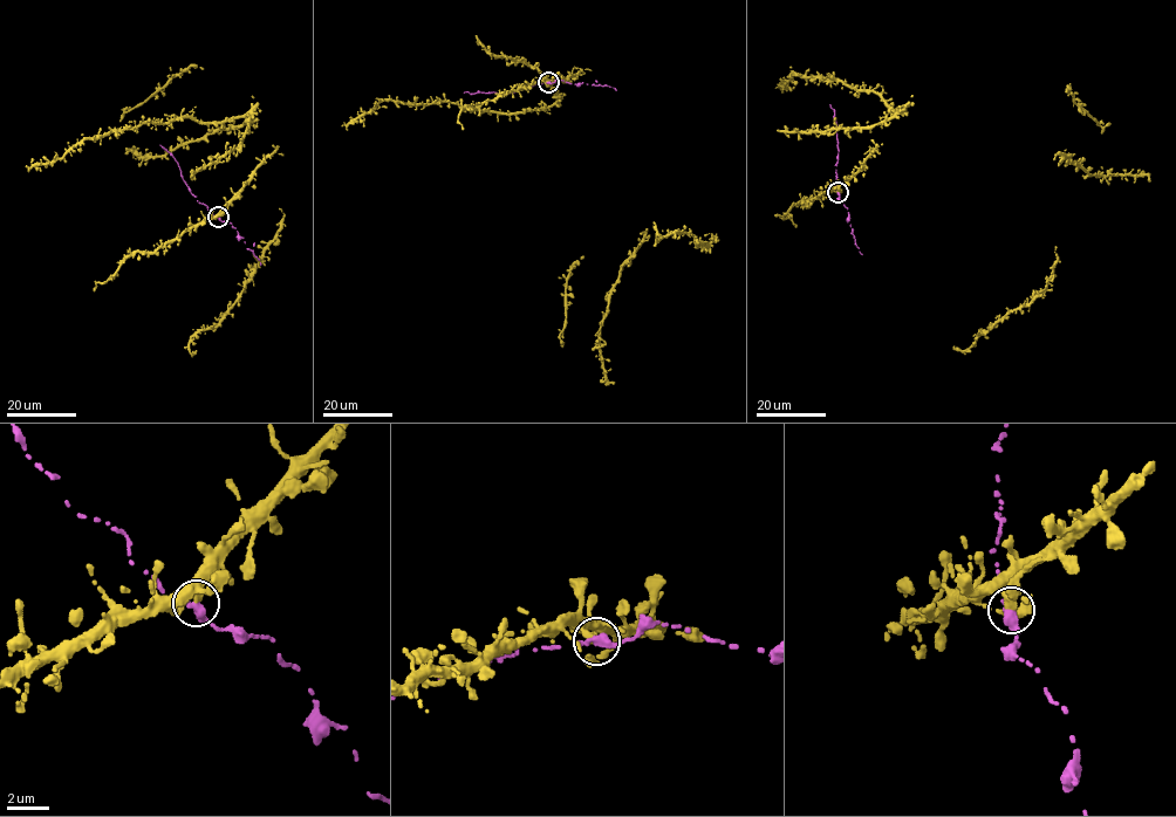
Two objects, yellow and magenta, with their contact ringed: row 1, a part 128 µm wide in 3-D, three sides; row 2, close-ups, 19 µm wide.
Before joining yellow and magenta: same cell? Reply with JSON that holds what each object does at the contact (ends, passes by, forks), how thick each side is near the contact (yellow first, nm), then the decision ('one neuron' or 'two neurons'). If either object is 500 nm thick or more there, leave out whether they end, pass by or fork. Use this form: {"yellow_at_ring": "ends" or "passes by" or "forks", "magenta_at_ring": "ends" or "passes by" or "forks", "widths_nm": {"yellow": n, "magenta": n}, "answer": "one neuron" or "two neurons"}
{"widths_nm": {"yellow": 400, "magenta": 500}, "answer": "one neuron"}

